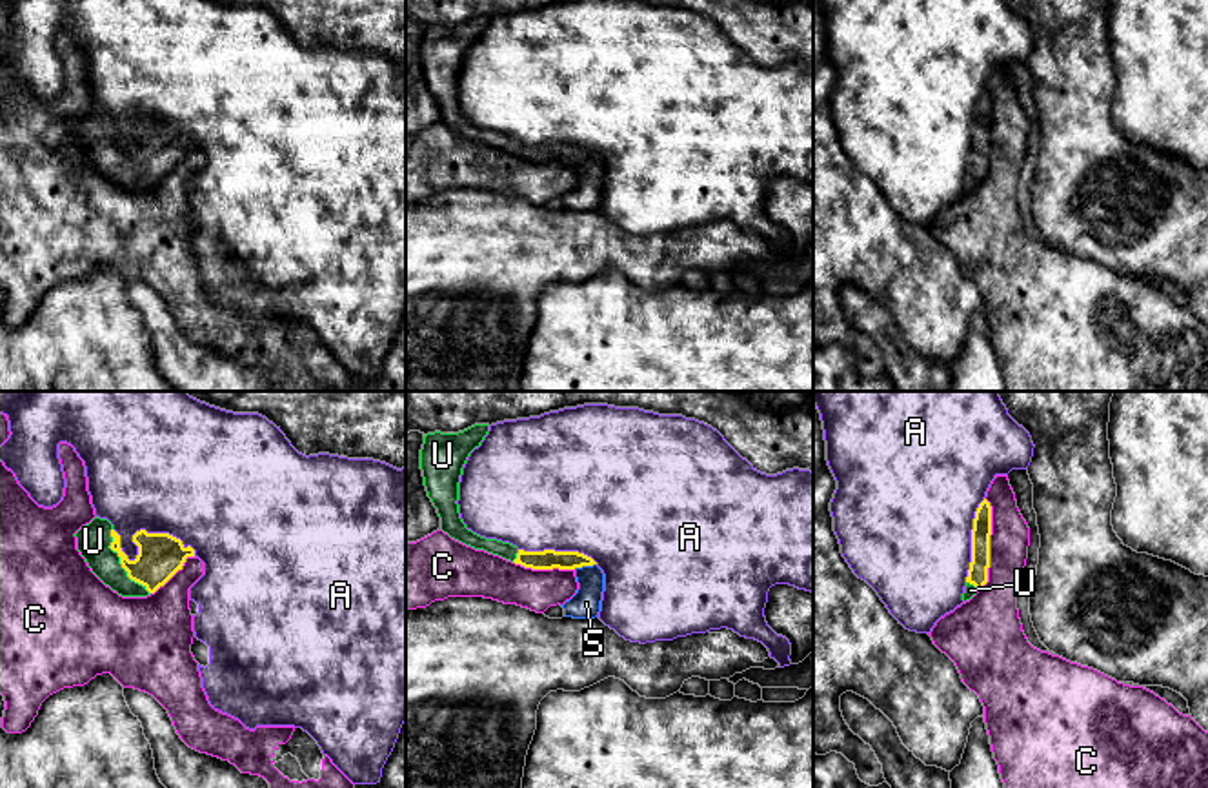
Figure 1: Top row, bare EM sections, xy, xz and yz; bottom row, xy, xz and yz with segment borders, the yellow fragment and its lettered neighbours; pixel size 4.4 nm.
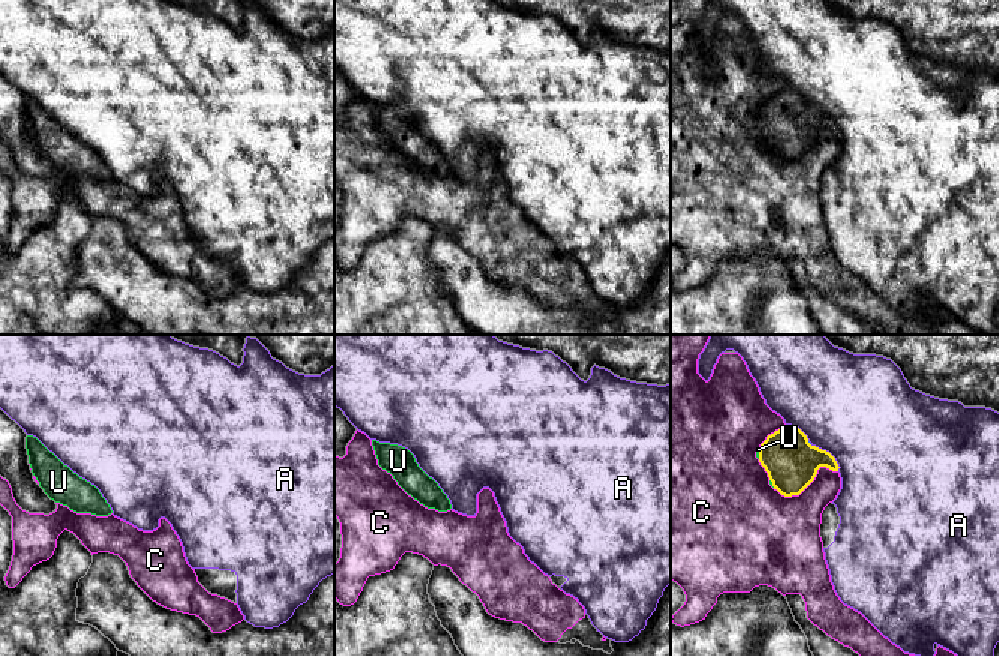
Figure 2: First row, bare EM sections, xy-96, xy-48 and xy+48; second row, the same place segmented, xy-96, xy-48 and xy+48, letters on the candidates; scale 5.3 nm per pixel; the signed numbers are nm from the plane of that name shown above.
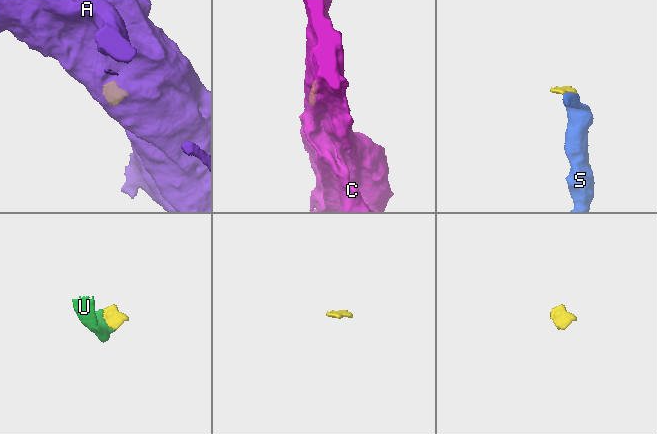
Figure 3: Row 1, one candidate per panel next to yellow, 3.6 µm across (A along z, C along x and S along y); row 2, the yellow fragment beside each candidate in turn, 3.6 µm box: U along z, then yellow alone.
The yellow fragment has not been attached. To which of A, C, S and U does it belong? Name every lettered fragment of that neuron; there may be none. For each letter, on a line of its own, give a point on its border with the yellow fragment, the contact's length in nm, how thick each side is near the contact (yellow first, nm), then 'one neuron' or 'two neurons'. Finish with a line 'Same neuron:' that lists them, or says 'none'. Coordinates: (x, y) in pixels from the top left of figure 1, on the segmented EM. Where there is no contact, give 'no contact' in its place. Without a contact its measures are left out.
A: contact xy (137, 532); length 380 nm; calibres 200 and 480 nm; two neurons
C: contact yz (988, 545); length 420 nm; calibres 90 and 180 nm; two neurons
S: contact xz (584, 565); length 110 nm; calibres 90 and 130 nm; one neuron
U: contact xy (120, 563); length 340 nm; calibres 200 and 150 nm; one neuron
Same neuron: S, U

